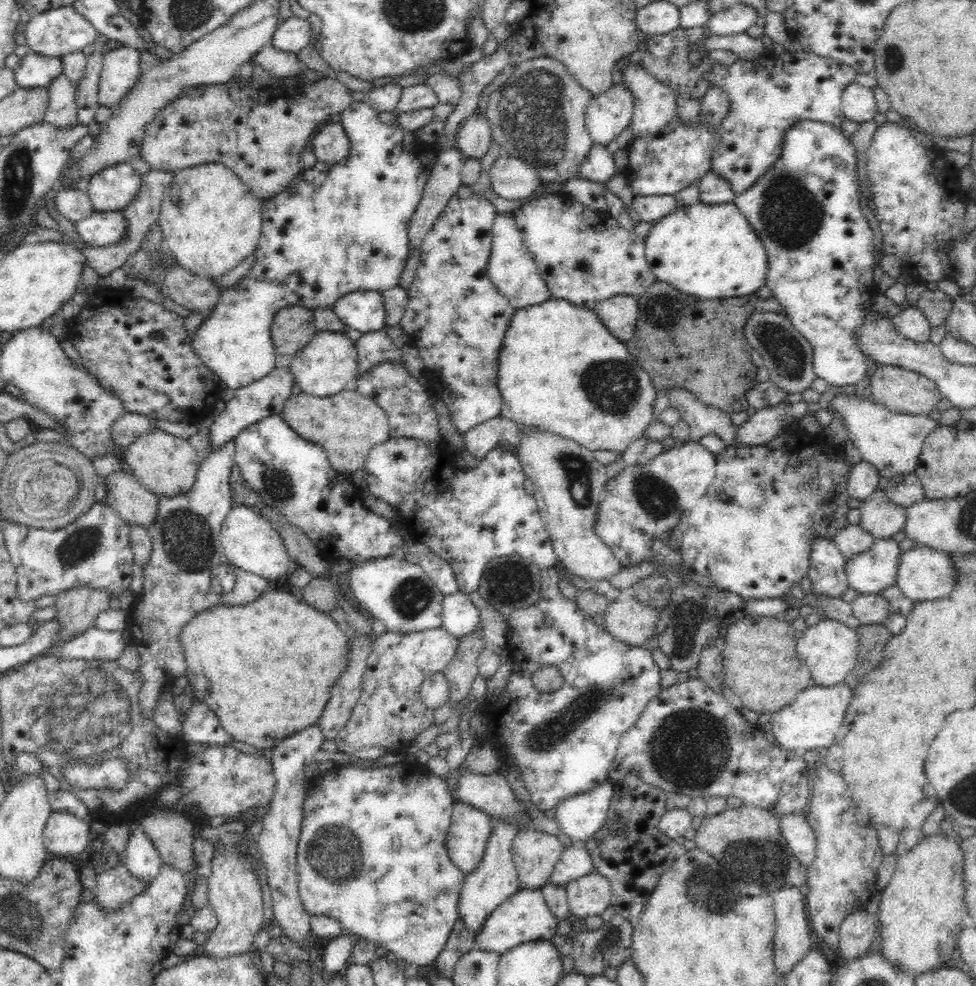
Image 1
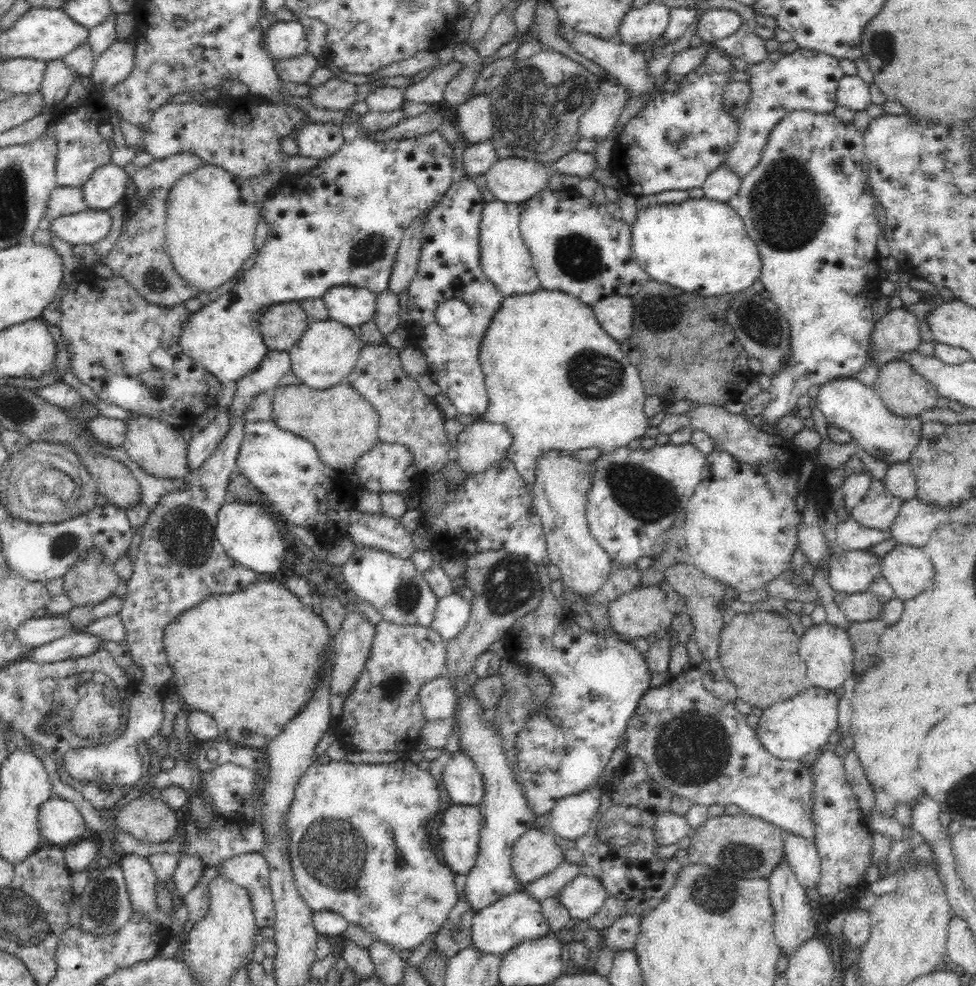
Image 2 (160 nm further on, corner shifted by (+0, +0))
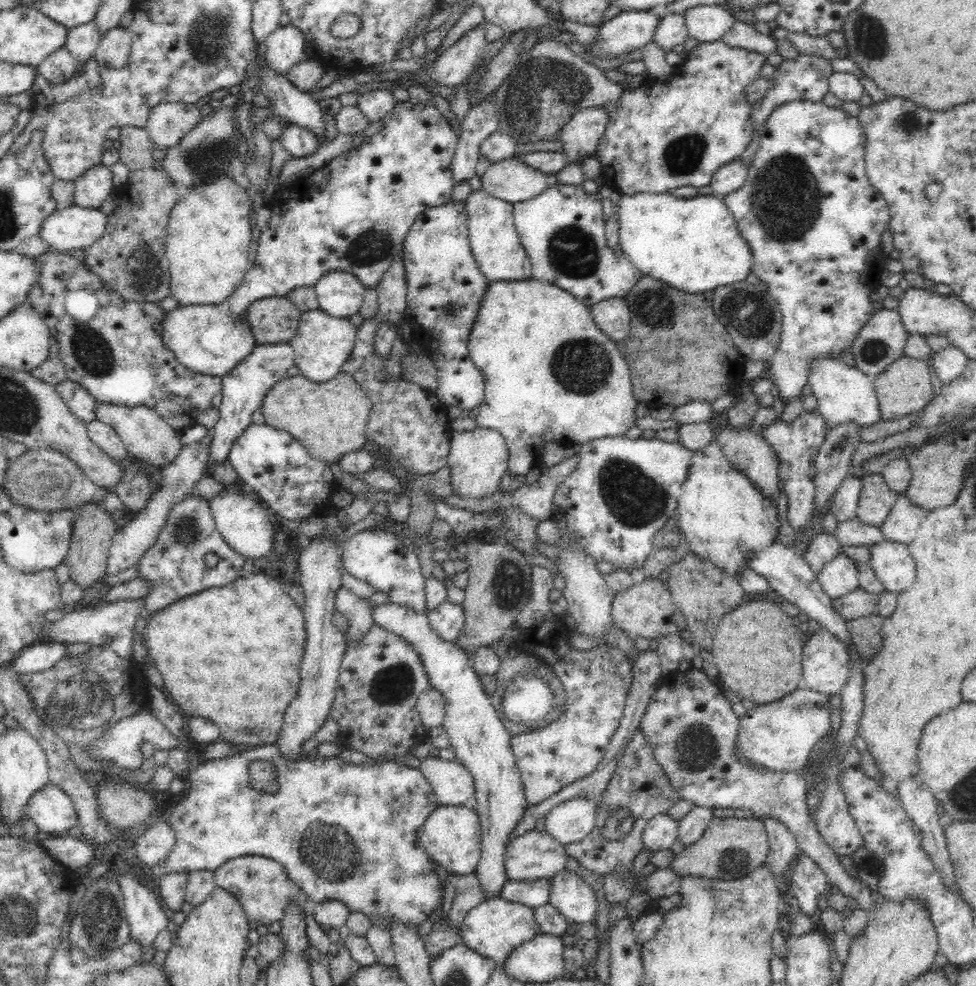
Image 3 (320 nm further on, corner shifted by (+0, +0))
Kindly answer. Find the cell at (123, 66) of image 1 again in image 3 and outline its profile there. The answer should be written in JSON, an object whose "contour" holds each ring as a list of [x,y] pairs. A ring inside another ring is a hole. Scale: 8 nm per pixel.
{"contour":[[[120,25],[113,27],[103,34],[94,57],[102,67],[122,69],[129,62],[132,44],[128,29]]]}

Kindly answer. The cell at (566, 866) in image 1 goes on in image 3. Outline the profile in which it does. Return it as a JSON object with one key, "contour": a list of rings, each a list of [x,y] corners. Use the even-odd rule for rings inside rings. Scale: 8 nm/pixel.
{"contour":[[[539,878],[533,881],[506,881],[502,884],[498,897],[508,901],[536,908],[548,903],[550,878]]]}

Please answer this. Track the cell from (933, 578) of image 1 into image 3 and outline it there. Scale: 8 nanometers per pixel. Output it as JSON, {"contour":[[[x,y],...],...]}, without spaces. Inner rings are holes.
{"contour":[[[891,541],[876,543],[870,548],[868,562],[888,592],[898,594],[914,584],[915,561],[904,544]]]}

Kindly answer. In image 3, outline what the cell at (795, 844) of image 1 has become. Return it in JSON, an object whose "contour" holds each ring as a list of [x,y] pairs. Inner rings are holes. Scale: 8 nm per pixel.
{"contour":[[[802,853],[793,866],[791,890],[794,894],[796,905],[811,917],[818,909],[818,900],[830,882],[826,873],[816,865],[814,860]]]}

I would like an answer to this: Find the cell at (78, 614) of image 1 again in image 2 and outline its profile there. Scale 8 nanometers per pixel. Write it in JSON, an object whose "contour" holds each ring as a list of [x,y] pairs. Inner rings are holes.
{"contour":[[[92,547],[86,556],[66,570],[63,592],[75,606],[102,602],[115,592],[119,578],[120,575],[116,574],[113,565],[106,563],[102,551]]]}

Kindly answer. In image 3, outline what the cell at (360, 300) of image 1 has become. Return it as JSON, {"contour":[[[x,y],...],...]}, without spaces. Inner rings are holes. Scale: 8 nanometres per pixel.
{"contour":[[[330,270],[315,284],[319,307],[330,316],[349,318],[359,311],[365,286],[345,270]]]}

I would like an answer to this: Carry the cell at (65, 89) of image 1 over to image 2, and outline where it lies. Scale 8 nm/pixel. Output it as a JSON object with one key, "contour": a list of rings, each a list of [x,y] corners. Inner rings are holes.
{"contour":[[[63,58],[47,62],[40,91],[44,95],[45,105],[54,106],[64,100],[78,76],[64,63]]]}

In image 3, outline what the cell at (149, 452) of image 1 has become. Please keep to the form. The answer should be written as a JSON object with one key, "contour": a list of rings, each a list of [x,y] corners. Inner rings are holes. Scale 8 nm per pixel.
{"contour":[[[96,400],[94,419],[110,425],[118,433],[128,454],[132,454],[137,461],[143,461],[152,469],[168,466],[182,450],[179,433],[147,406],[120,406]]]}

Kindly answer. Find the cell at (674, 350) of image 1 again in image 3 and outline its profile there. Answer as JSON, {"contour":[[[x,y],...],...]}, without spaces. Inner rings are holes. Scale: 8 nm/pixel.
{"contour":[[[643,275],[640,282],[625,294],[623,299],[630,308],[632,322],[630,332],[622,342],[617,342],[617,347],[630,367],[632,394],[636,400],[645,402],[651,409],[666,405],[677,407],[692,400],[713,402],[739,387],[744,380],[743,354],[732,344],[726,328],[714,316],[712,292],[700,292],[690,296],[686,292],[674,290],[672,286],[666,286],[666,282]]]}

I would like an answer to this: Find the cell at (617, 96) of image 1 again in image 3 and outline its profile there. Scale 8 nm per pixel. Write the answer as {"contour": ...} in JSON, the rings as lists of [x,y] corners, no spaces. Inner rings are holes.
{"contour":[[[588,107],[572,114],[560,128],[555,142],[562,143],[560,150],[567,162],[576,162],[579,156],[594,153],[608,124],[608,113],[602,107]]]}

